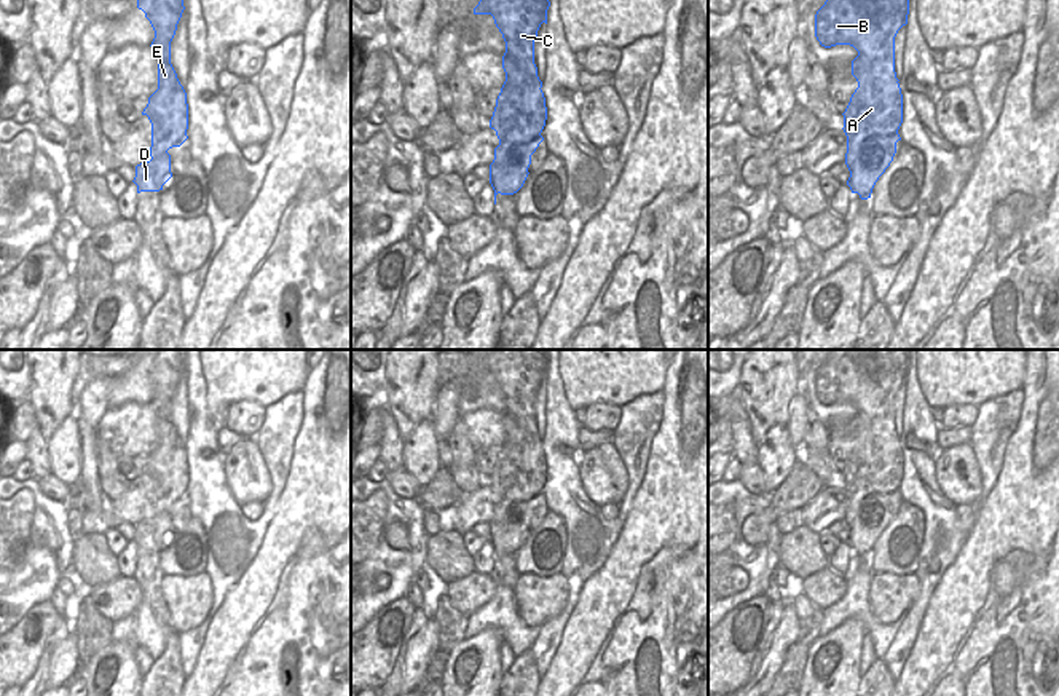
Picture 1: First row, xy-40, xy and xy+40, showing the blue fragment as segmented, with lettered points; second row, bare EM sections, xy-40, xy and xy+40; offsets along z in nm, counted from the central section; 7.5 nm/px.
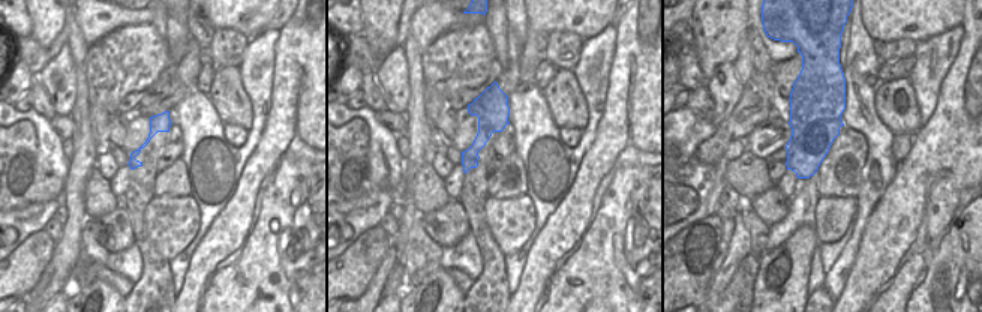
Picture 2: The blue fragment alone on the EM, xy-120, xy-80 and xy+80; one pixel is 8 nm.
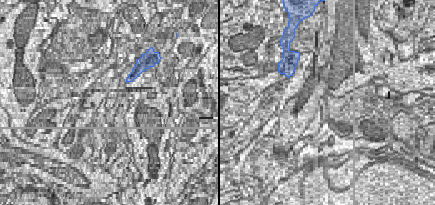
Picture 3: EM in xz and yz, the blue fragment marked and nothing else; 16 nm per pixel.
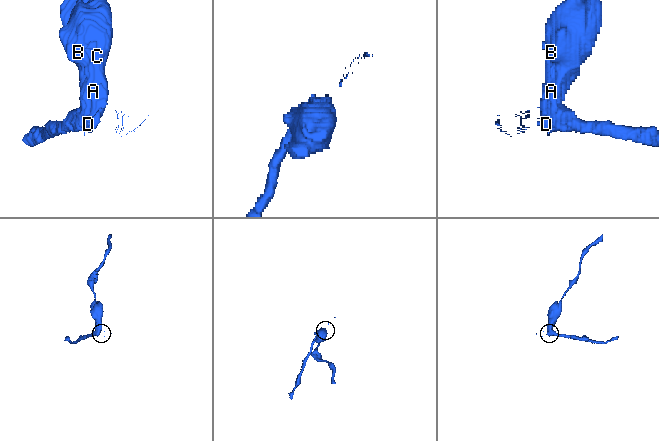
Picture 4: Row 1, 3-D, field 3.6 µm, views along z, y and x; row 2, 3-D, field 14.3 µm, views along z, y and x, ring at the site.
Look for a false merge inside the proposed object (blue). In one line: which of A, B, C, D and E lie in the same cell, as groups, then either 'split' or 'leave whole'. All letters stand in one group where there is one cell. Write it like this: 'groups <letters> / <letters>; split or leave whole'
groups A B C E / D; split

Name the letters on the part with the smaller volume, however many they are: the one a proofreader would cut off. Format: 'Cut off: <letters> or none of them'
Cut off: D

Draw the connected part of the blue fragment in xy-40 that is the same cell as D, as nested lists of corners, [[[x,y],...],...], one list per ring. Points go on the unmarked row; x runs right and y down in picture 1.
[[[166,509],[159,514],[153,514],[150,519],[137,522],[132,540],[137,543],[137,551],[159,549],[171,535],[171,512]]]

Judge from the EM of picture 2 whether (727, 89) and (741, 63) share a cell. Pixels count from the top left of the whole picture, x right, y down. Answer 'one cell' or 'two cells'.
two cells

